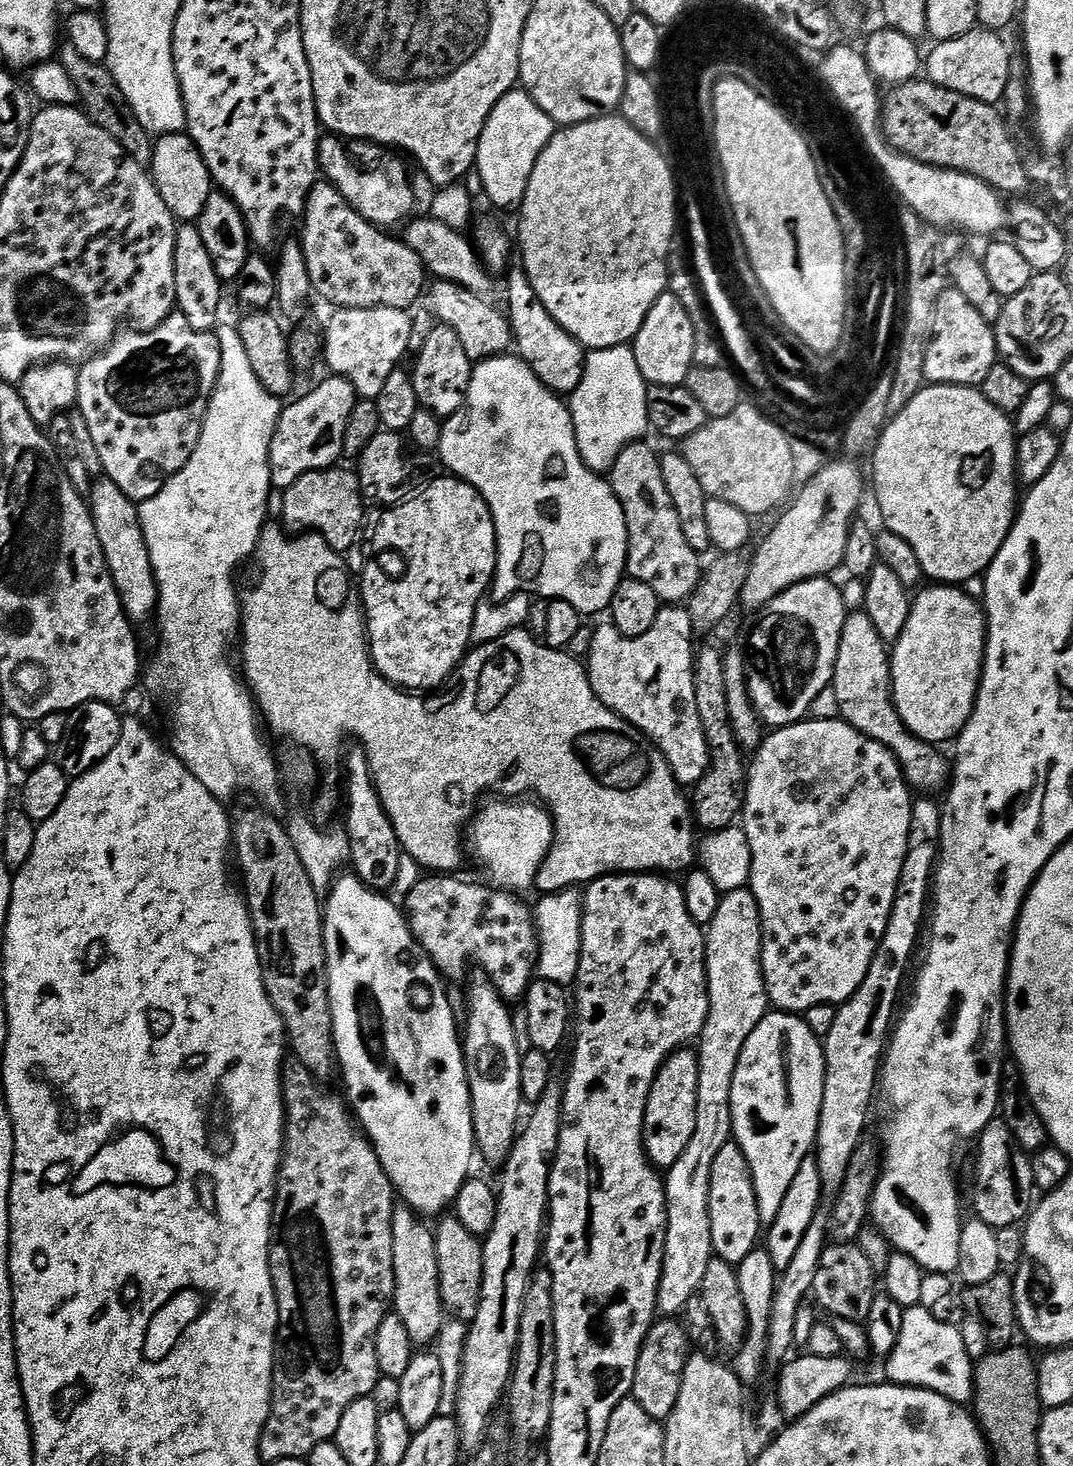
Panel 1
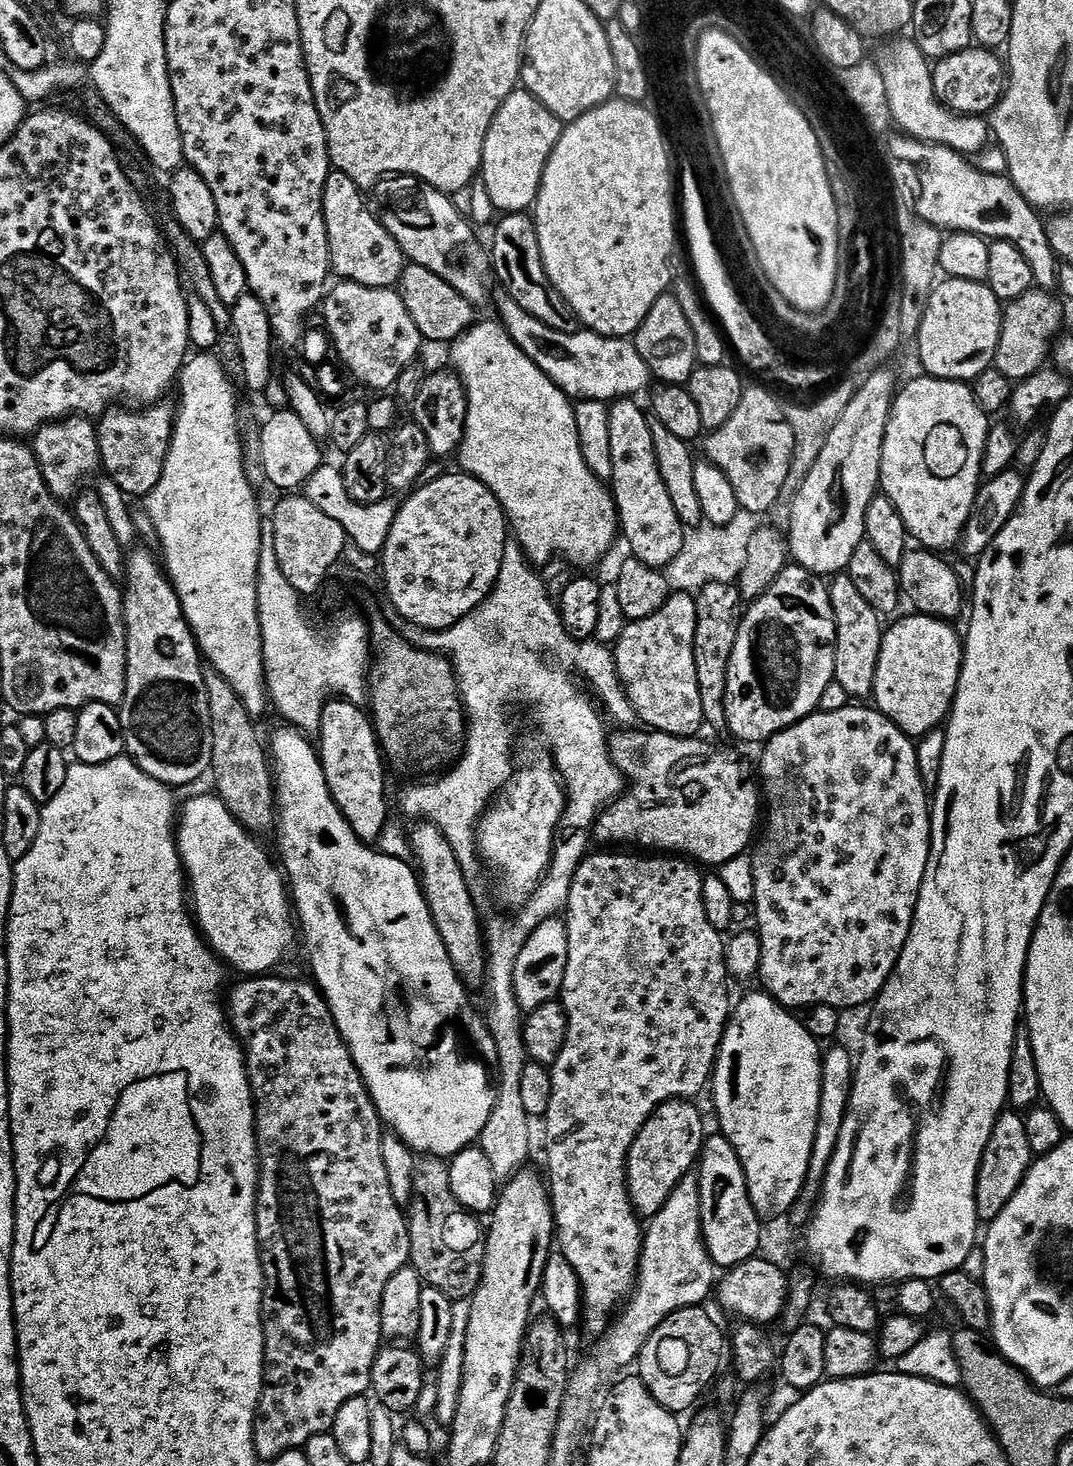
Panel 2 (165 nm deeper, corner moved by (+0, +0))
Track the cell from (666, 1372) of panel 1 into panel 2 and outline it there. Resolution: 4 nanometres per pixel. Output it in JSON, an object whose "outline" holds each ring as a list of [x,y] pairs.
{"outline":[[[683,1308],[667,1316],[650,1333],[638,1357],[638,1375],[646,1390],[666,1410],[677,1414],[690,1411],[707,1390],[708,1383],[712,1384],[722,1372],[720,1359],[726,1356],[726,1336],[720,1333],[706,1309]]]}

